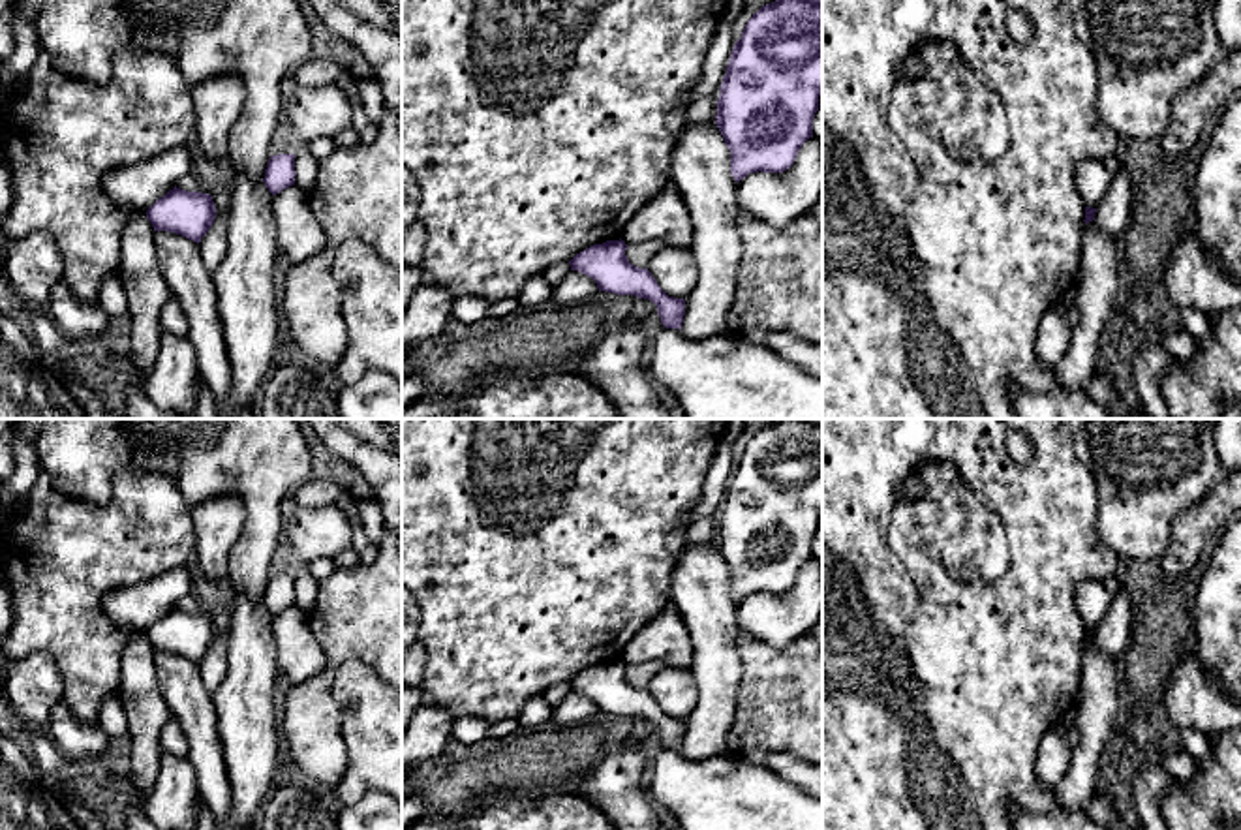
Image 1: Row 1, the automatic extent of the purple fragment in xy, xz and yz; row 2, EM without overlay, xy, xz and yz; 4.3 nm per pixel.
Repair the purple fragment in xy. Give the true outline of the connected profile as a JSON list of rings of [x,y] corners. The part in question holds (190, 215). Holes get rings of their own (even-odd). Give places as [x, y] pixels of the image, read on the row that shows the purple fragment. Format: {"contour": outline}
{"contour": [[[175,186],[148,207],[146,218],[154,231],[176,233],[199,244],[214,223],[216,207],[212,195]]]}

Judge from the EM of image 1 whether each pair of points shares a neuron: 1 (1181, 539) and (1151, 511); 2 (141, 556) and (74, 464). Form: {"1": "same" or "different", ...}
{"1": "different", "2": "different"}

